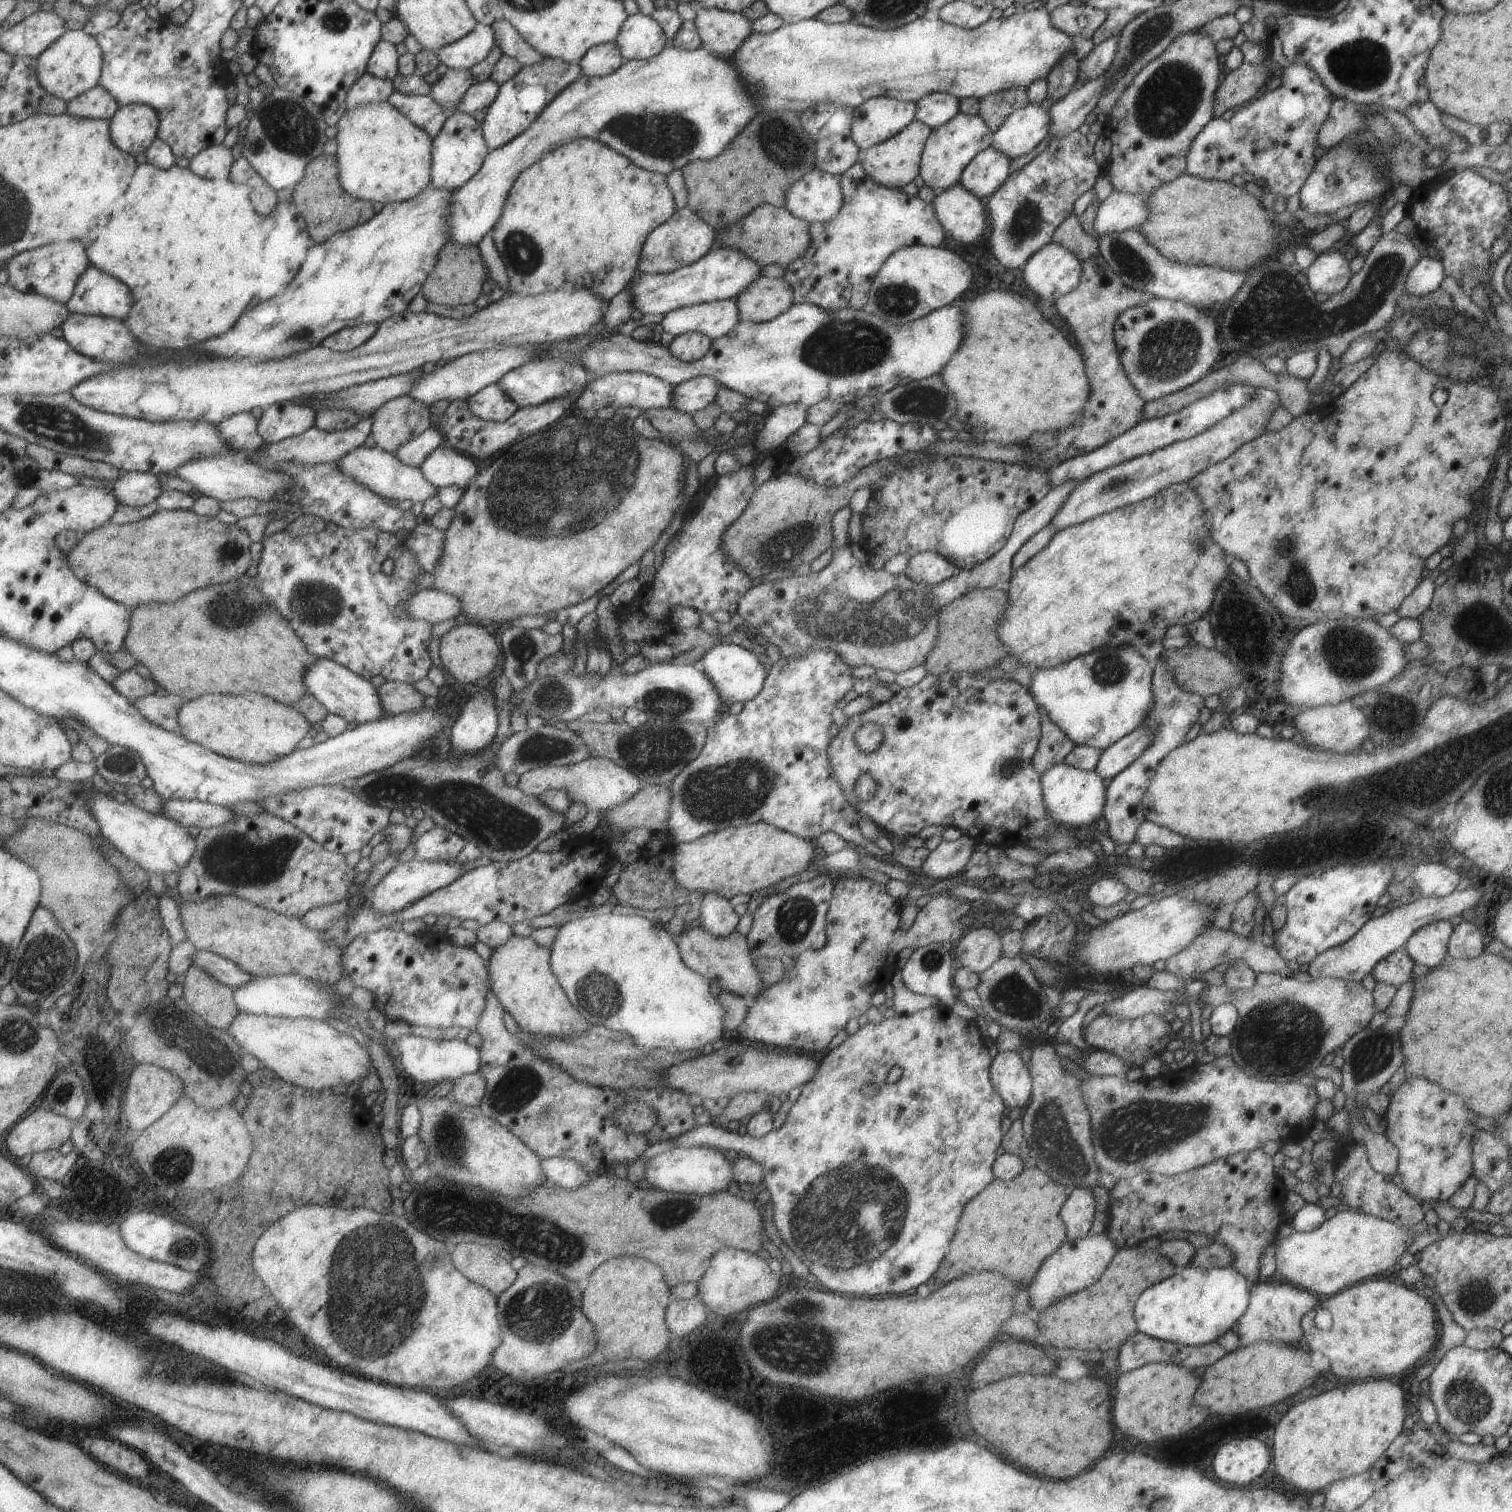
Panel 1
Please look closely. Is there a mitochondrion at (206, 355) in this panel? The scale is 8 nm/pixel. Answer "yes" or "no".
no

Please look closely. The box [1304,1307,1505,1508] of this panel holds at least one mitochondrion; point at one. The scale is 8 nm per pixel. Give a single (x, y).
(1467, 1400)

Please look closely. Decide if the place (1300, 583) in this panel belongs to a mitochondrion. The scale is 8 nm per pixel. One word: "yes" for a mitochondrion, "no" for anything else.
yes

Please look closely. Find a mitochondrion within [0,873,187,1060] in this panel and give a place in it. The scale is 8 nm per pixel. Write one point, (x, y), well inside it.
(33, 983)

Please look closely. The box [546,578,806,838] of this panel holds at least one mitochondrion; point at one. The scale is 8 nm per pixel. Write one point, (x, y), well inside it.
(723, 794)

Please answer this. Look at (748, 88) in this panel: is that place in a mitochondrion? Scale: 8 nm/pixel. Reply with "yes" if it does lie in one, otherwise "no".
no

